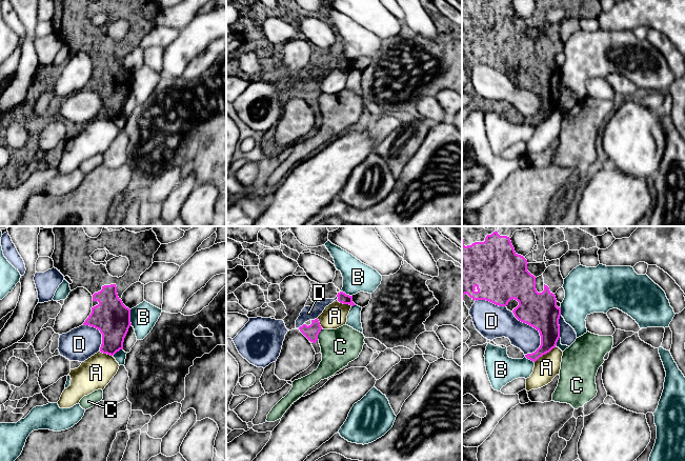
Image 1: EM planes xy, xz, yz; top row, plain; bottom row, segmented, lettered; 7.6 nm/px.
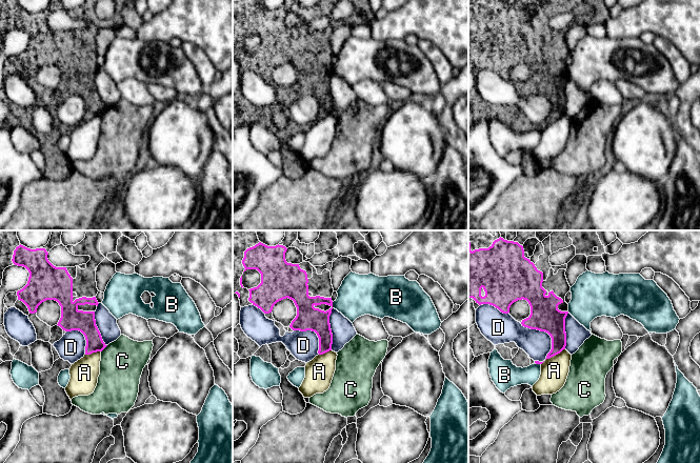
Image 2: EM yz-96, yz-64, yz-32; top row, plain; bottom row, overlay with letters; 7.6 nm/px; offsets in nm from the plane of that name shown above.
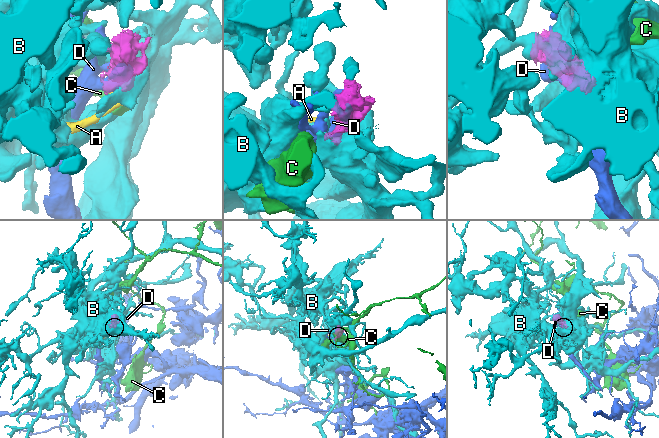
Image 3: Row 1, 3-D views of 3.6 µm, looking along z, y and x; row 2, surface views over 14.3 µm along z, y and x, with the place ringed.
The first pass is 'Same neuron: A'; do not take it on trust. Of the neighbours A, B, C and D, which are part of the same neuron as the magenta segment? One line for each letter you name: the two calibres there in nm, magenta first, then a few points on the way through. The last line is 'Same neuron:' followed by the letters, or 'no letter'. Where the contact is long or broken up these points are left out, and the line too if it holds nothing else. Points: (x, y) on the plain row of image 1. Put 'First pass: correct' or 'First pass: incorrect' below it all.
Same neuron: no letter
First pass: incorrect

